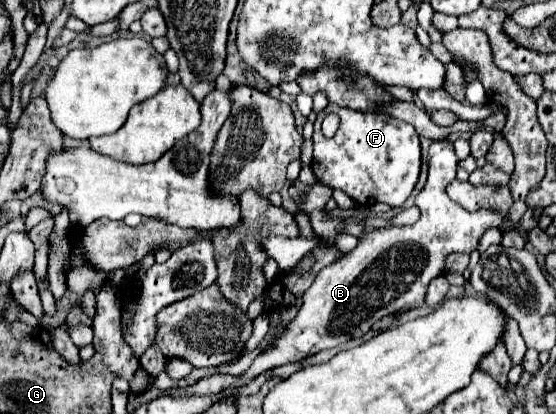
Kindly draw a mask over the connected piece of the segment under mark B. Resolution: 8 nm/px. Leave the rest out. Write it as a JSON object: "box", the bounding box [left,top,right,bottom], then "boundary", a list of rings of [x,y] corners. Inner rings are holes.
{"box":[240,141,500,383],"boundary":[[[434,141],[428,149],[428,181],[424,185],[424,189],[416,195],[414,205],[420,209],[420,219],[414,225],[404,225],[404,227],[382,227],[382,229],[374,229],[370,233],[366,233],[364,237],[360,237],[360,243],[354,251],[346,253],[344,259],[332,263],[330,267],[322,269],[318,273],[318,277],[314,279],[312,287],[304,293],[304,303],[296,315],[296,319],[290,323],[290,329],[286,329],[286,333],[280,337],[276,349],[270,349],[270,353],[258,355],[252,363],[252,367],[242,375],[240,383],[248,383],[250,379],[254,379],[256,375],[264,373],[266,369],[278,367],[278,365],[286,365],[286,363],[296,363],[302,361],[322,349],[330,349],[330,347],[340,347],[350,339],[358,339],[362,335],[366,335],[372,327],[374,321],[382,319],[384,315],[392,315],[392,313],[400,313],[400,311],[410,311],[414,307],[424,305],[424,297],[426,297],[426,289],[430,279],[442,275],[446,271],[444,267],[444,259],[448,253],[472,253],[482,237],[482,233],[490,227],[500,227],[500,217],[498,213],[490,213],[488,209],[480,209],[476,213],[470,213],[466,209],[462,209],[458,203],[450,201],[450,197],[446,195],[446,185],[450,181],[455,180],[456,171],[459,160],[454,155],[452,143],[450,141]]]}

